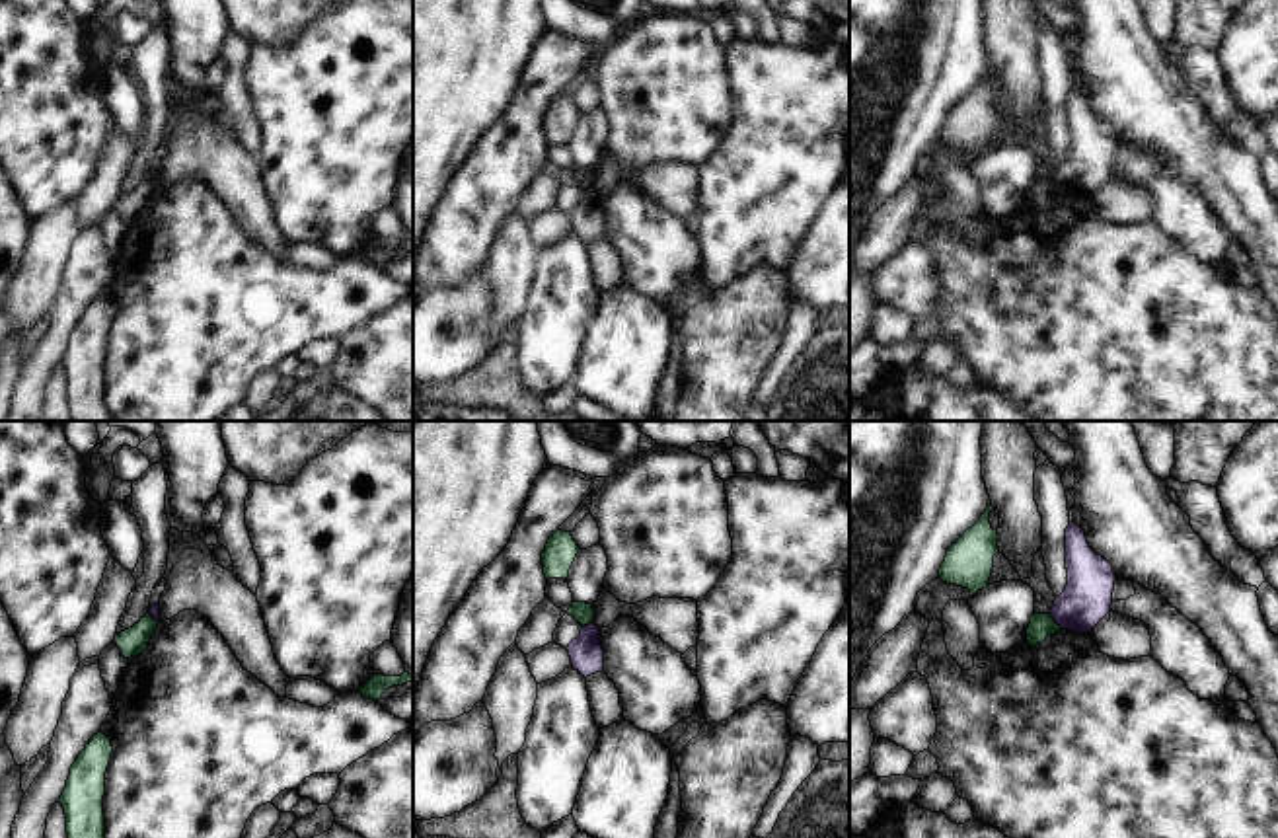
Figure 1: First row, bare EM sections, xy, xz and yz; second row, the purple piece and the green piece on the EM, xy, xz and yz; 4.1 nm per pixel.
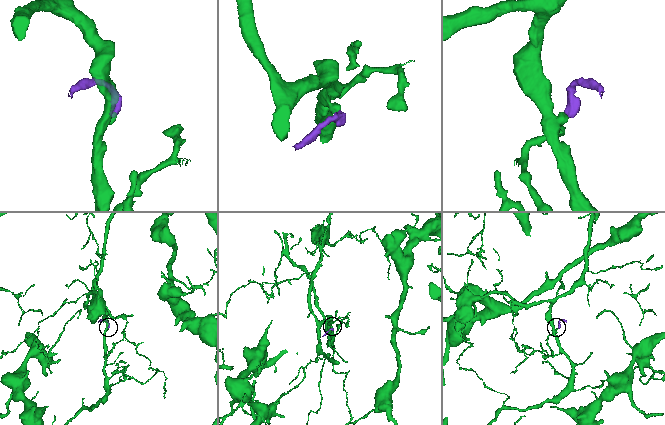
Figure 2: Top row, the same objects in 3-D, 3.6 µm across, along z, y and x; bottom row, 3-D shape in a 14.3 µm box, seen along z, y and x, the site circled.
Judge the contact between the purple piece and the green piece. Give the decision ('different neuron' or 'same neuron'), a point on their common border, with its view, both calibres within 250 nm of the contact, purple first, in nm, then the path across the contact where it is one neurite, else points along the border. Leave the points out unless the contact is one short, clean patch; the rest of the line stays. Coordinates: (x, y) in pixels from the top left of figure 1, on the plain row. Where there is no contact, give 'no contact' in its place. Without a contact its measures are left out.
different neuron | yz (1056, 186) | 200/100 nm | along yz (1049, 178), (1062, 191)

